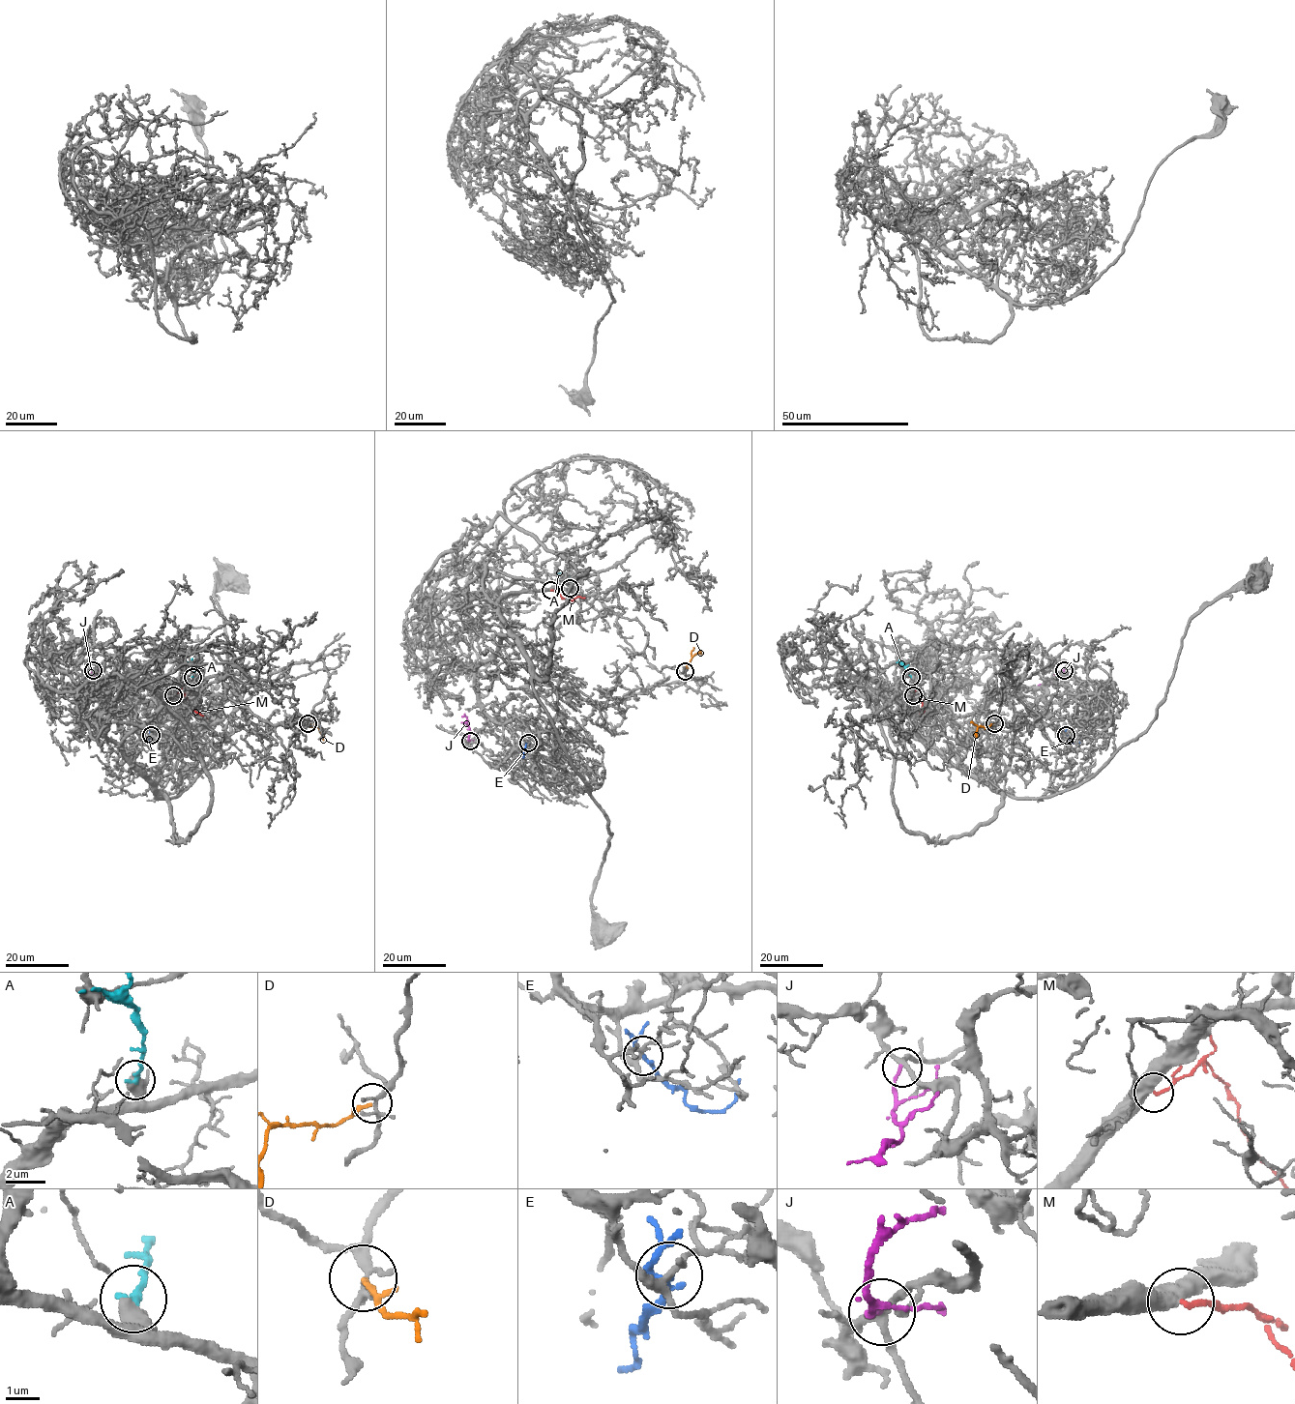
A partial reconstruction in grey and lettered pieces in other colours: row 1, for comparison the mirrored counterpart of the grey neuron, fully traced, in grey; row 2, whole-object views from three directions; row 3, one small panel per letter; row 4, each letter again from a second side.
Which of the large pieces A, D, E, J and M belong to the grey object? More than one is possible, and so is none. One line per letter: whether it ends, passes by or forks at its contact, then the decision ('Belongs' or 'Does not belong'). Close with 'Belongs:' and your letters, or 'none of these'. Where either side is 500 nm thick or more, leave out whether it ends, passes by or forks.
A: Does not belong
D: It ends there. Does not belong
E: It passes by. Does not belong
J: It ends there. Does not belong
M: It ends there. Does not belong
Belongs: none of these

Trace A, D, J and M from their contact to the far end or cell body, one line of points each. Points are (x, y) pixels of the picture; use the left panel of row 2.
A: (193, 676), (191, 664), (178, 662)
D: (308, 723), (316, 727), (323, 741)
J: (93, 670), (93, 681), (84, 685)
M: (172, 695), (181, 689), (194, 710), (208, 718)

